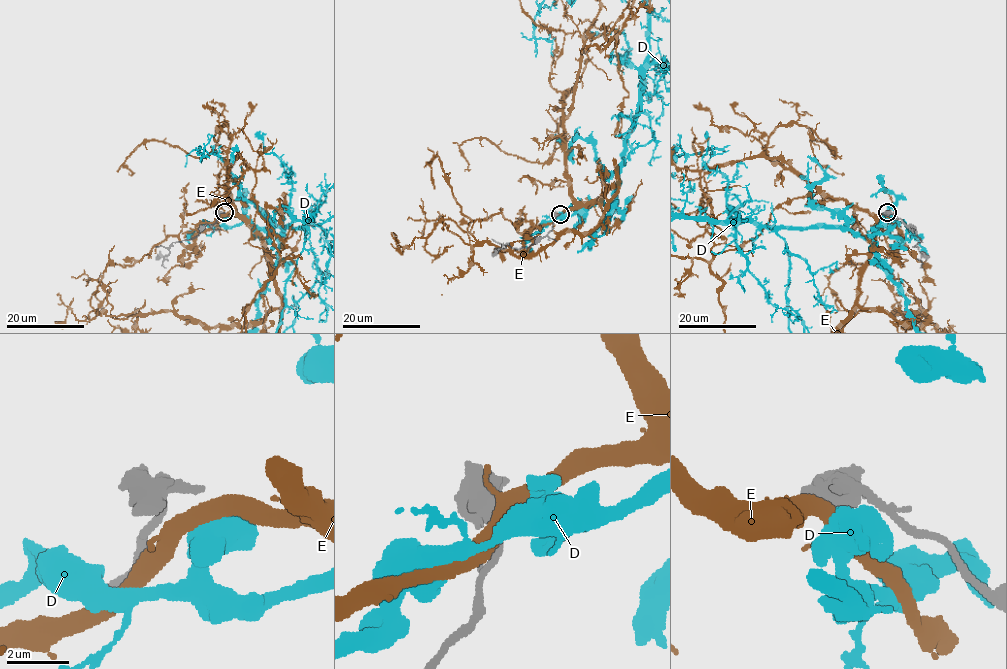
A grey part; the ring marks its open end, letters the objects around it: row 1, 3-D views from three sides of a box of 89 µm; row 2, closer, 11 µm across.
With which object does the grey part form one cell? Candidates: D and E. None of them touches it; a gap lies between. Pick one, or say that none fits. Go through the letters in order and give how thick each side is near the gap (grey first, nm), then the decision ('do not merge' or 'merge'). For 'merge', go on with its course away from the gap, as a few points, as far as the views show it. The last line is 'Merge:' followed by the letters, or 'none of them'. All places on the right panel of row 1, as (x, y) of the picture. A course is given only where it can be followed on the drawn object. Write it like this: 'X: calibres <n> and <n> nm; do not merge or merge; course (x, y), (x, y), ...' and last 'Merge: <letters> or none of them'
D: calibres 260 and 800 nm; do not merge
E: calibres 260 and 460 nm; do not merge
Merge: none of them

